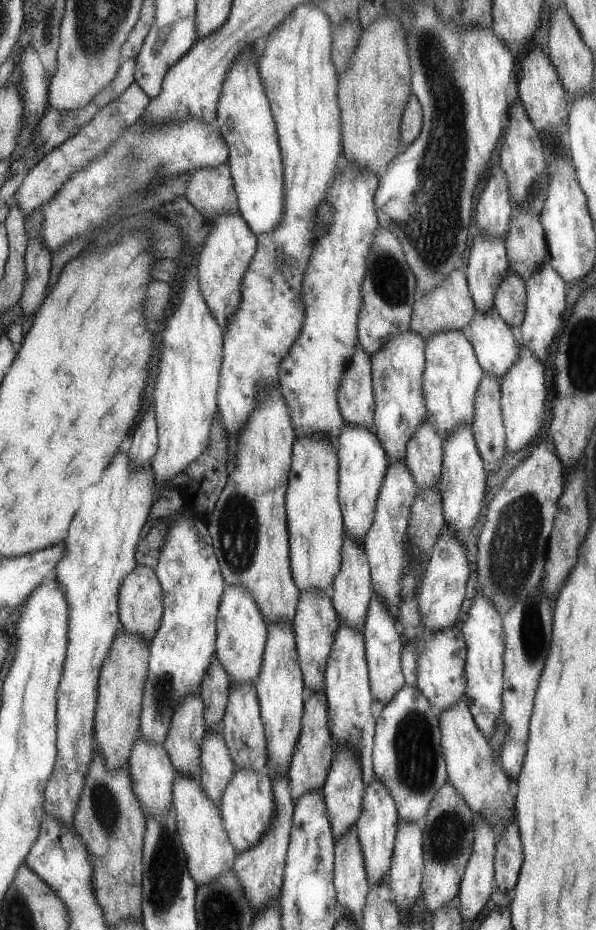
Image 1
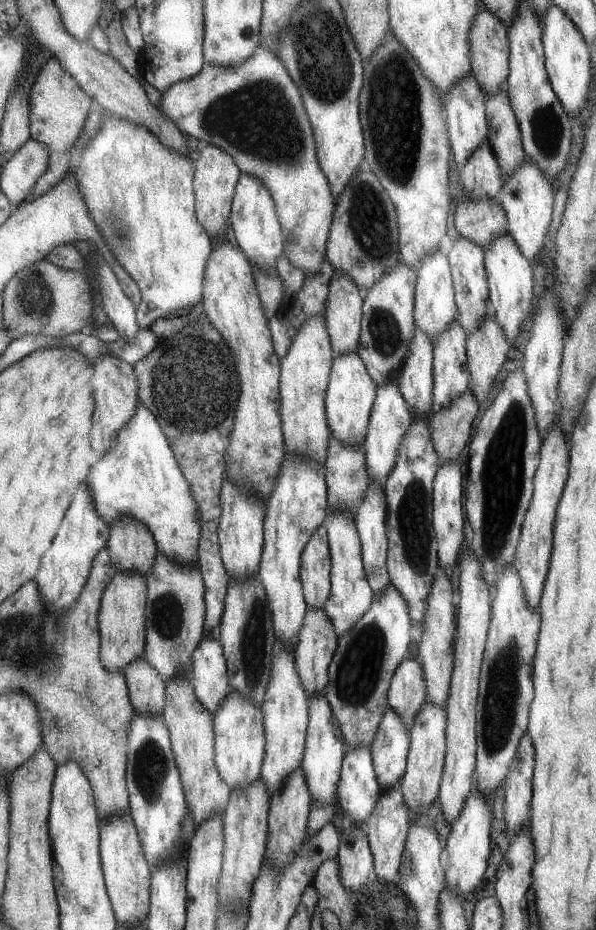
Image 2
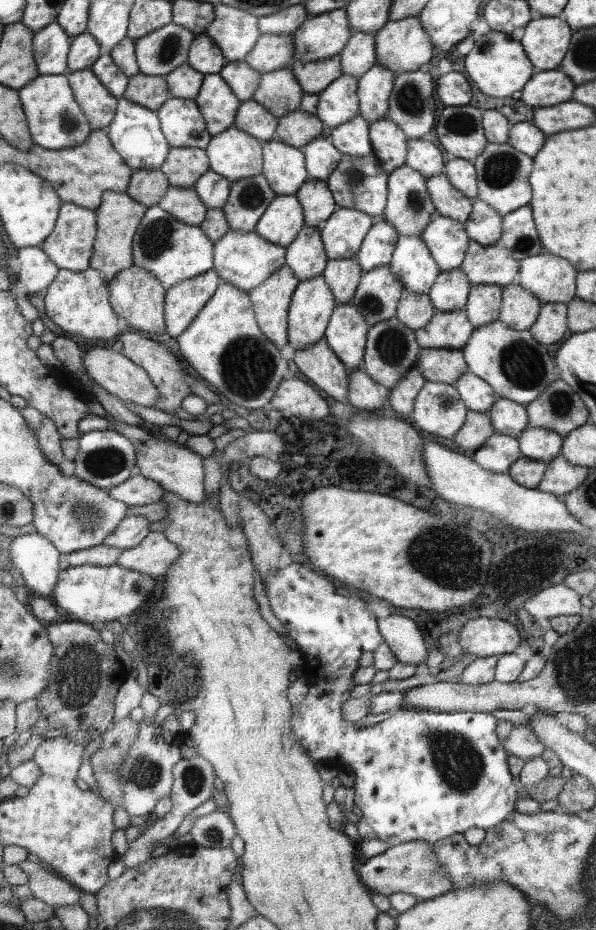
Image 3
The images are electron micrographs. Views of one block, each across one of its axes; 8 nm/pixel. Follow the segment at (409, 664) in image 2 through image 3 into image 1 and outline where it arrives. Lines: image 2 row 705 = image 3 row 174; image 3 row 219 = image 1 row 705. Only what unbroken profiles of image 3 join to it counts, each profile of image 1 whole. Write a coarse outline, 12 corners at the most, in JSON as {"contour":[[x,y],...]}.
{"contour":[[406,684],[375,712],[372,772],[398,820],[447,781],[438,716]]}

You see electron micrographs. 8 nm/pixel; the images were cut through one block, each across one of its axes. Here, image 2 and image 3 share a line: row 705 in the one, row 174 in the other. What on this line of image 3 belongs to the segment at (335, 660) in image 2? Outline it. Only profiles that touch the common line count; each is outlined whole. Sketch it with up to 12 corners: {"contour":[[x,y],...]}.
{"contour":[[344,154],[325,181],[337,208],[381,219],[387,175]]}

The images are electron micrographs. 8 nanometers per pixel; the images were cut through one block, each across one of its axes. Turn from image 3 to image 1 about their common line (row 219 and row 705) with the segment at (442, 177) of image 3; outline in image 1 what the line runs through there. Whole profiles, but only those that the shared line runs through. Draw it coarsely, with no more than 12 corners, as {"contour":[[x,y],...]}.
{"contour":[[463,699],[438,716],[447,781],[501,831],[512,782]]}

